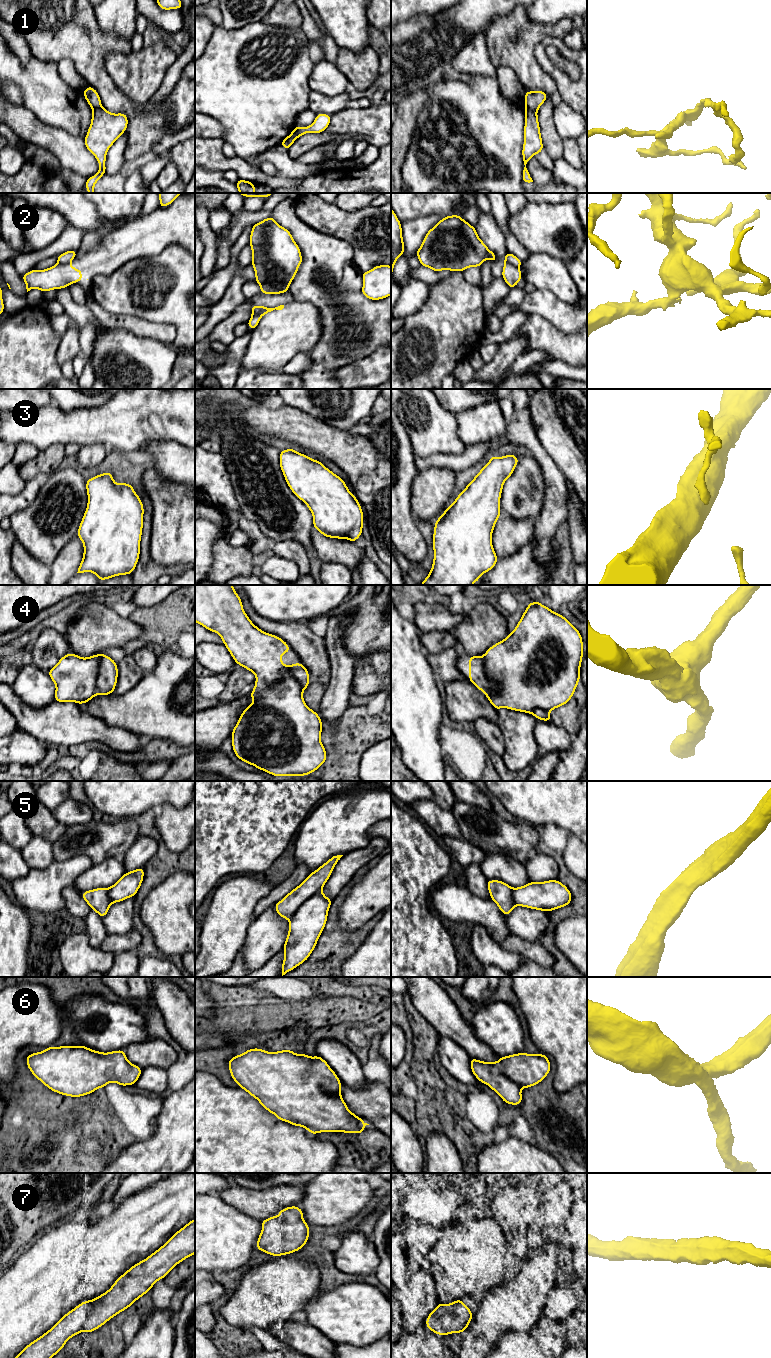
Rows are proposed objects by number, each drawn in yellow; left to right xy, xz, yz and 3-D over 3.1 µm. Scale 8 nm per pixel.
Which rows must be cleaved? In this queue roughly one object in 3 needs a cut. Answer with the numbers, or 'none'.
1, 2, 5

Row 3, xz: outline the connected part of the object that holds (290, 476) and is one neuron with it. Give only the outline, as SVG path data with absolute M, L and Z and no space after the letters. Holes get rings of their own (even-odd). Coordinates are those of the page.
M295 448L280 451L279 463L289 488L307 505L313 516L313 527L323 536L355 542L362 535L364 514L361 505L342 478L320 460L298 453Z

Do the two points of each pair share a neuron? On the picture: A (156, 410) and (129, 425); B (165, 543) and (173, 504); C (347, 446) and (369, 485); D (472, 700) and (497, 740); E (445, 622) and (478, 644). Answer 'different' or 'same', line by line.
A: same
B: same
C: same
D: same
E: different

